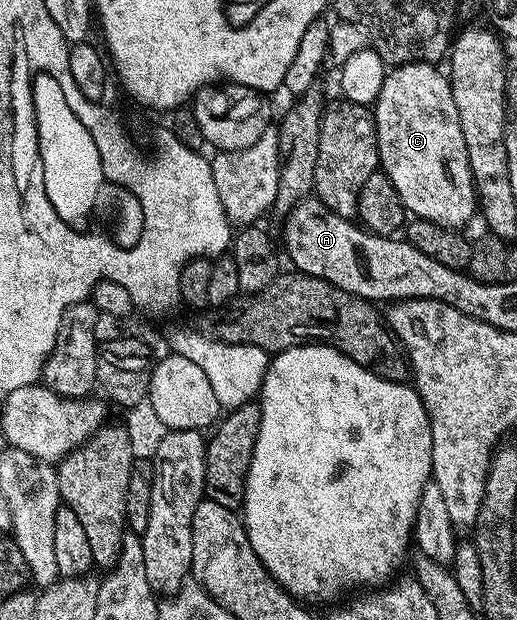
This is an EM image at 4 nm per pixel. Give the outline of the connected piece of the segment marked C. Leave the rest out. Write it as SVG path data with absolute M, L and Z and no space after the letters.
M412 61L394 67L386 75L383 89L373 105L378 163L410 217L418 216L441 228L461 228L475 216L479 205L454 95L448 77L436 68L436 65L428 61Z

